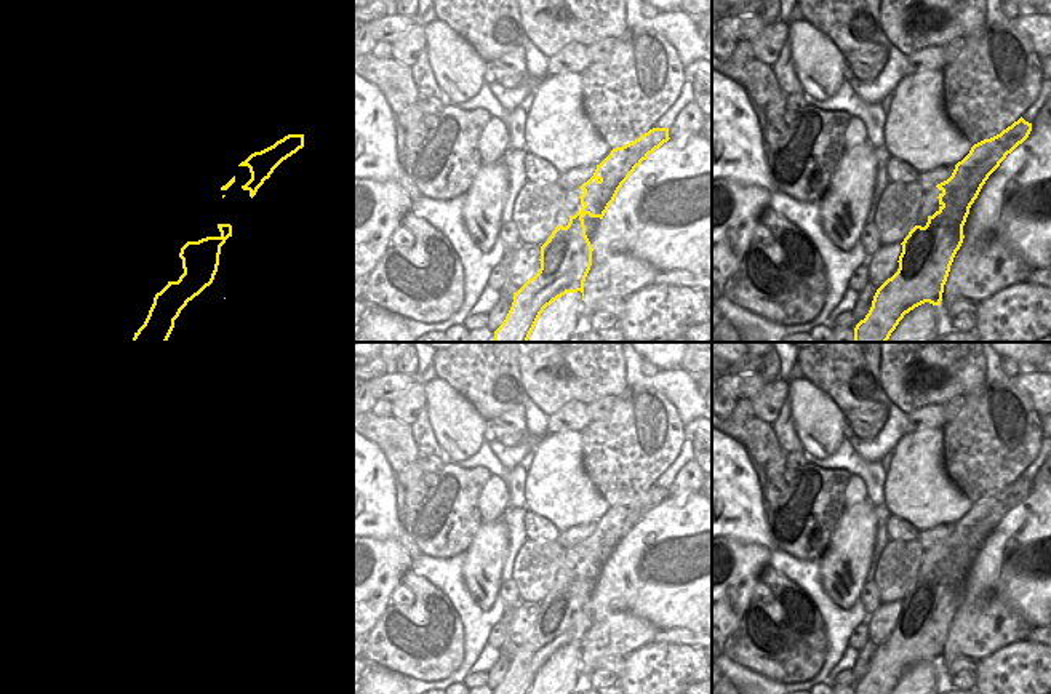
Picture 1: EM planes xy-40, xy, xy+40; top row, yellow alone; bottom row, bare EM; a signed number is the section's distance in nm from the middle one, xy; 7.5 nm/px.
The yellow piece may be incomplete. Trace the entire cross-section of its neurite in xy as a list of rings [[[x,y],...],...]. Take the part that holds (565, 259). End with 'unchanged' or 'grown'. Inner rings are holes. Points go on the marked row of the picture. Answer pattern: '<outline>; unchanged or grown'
[[[653,128],[638,139],[613,149],[611,154],[597,165],[593,176],[579,187],[582,190],[579,197],[582,205],[581,209],[574,216],[569,216],[566,227],[557,225],[549,240],[541,246],[541,269],[517,293],[514,293],[512,307],[502,325],[494,331],[493,342],[528,342],[541,313],[553,301],[566,293],[577,291],[582,293],[584,301],[584,281],[592,265],[593,248],[585,235],[582,217],[589,214],[590,217],[603,219],[619,189],[635,168],[669,139],[669,128]]]; unchanged

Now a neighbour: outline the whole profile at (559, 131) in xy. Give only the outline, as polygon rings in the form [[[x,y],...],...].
[[[582,72],[552,75],[539,85],[526,118],[525,147],[560,176],[597,166],[611,154],[584,110]]]

